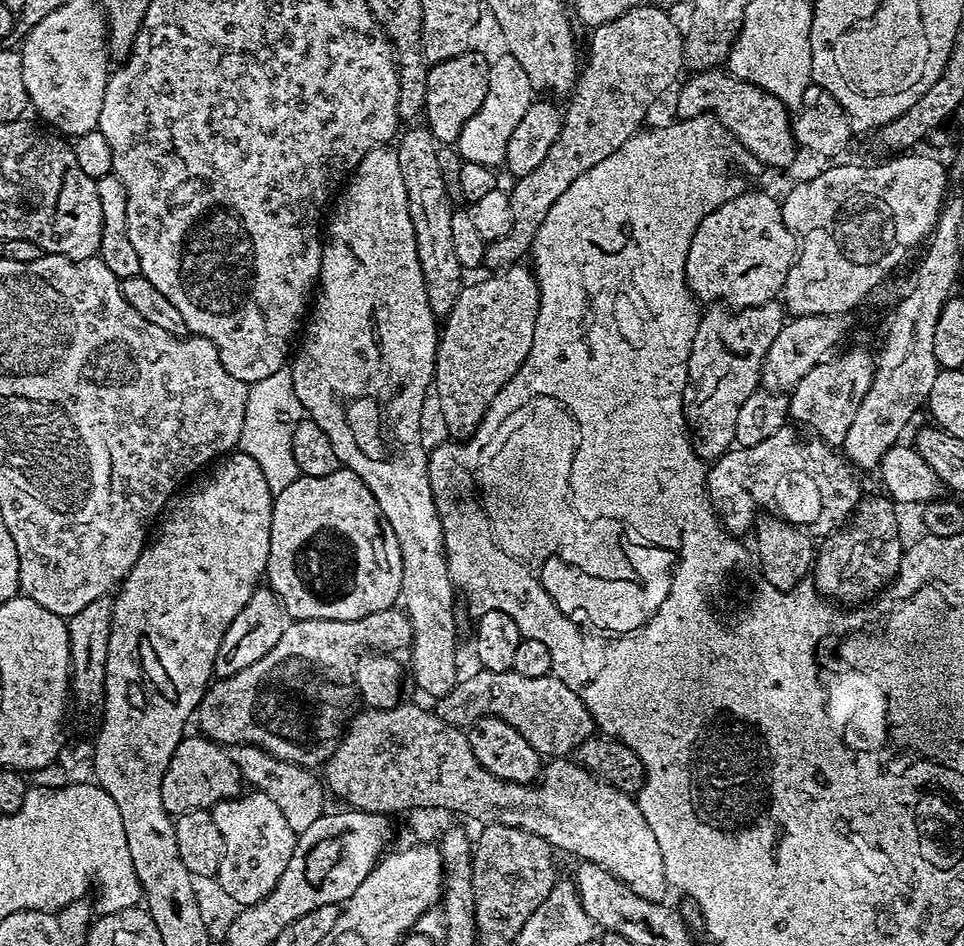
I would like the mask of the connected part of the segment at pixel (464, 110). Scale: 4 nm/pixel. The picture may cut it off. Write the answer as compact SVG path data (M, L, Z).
M469 50L458 58L443 60L429 67L427 96L422 116L436 142L441 145L455 145L466 122L478 113L483 99L486 98L489 63L489 57L486 58L475 50Z

